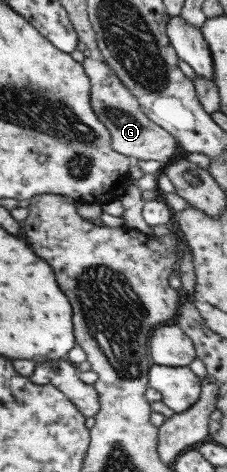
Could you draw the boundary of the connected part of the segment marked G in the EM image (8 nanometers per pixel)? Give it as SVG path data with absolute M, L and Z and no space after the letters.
M84 57L80 63L90 82L91 109L110 134L110 147L132 161L156 160L164 165L170 162L177 145L174 137L143 115L136 98L104 61Z

